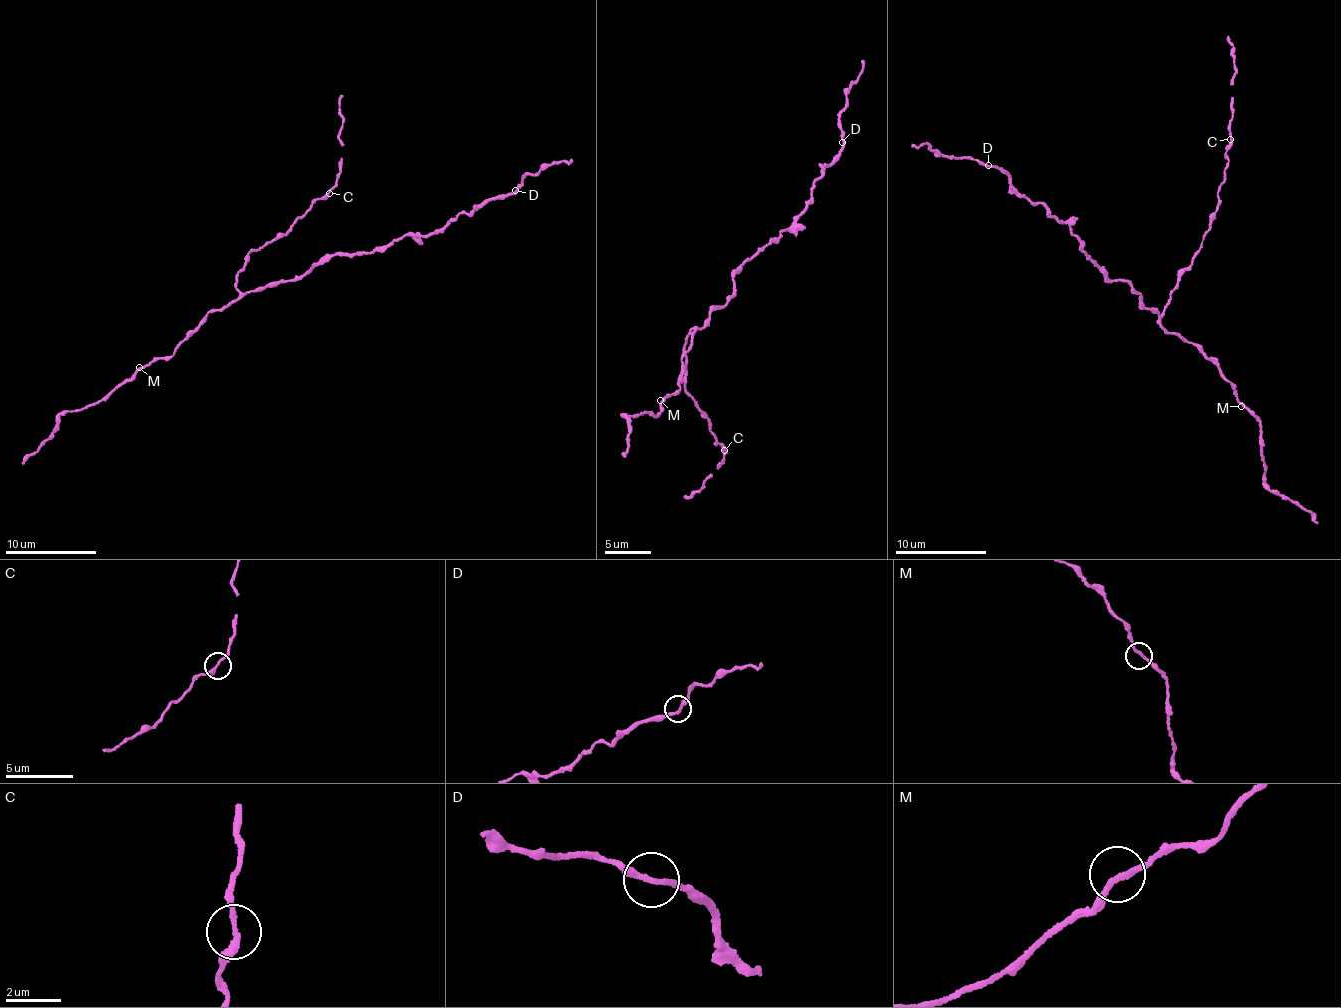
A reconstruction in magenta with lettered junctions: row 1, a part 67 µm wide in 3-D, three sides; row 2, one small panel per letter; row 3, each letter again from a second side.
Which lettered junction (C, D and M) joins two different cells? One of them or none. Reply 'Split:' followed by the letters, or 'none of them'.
Split: none of them

